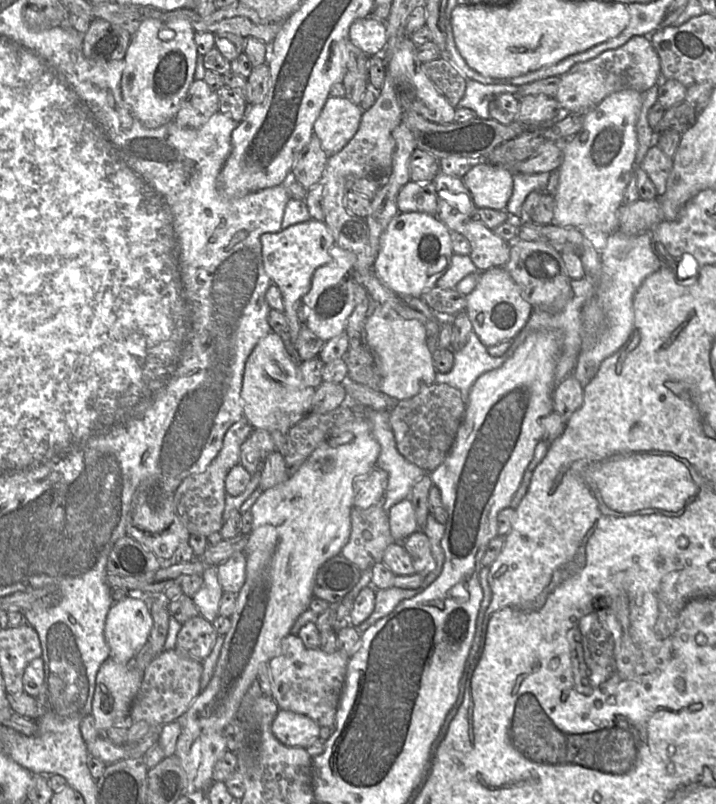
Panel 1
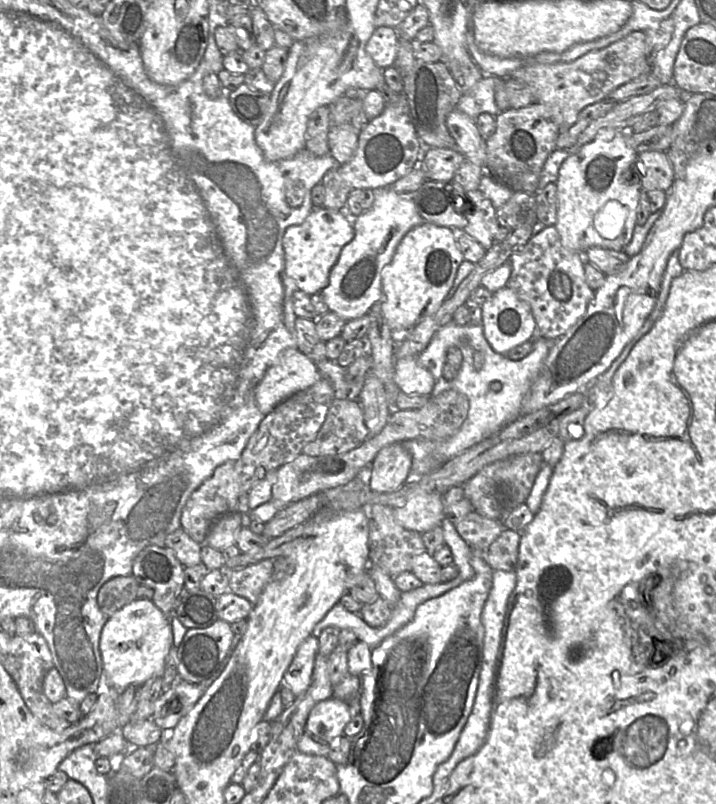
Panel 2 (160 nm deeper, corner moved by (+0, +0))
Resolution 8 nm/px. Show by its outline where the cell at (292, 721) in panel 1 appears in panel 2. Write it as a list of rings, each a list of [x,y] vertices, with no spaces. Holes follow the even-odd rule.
[[[330,697],[311,710],[298,741],[298,750],[309,755],[328,757],[331,743],[344,734],[352,713],[347,703]]]

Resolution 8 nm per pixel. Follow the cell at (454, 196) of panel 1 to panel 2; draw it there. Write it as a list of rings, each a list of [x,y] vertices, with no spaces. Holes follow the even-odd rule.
[[[479,190],[465,192],[469,208],[463,210],[468,223],[462,230],[476,239],[488,251],[495,244],[495,237],[500,228],[492,202]]]

